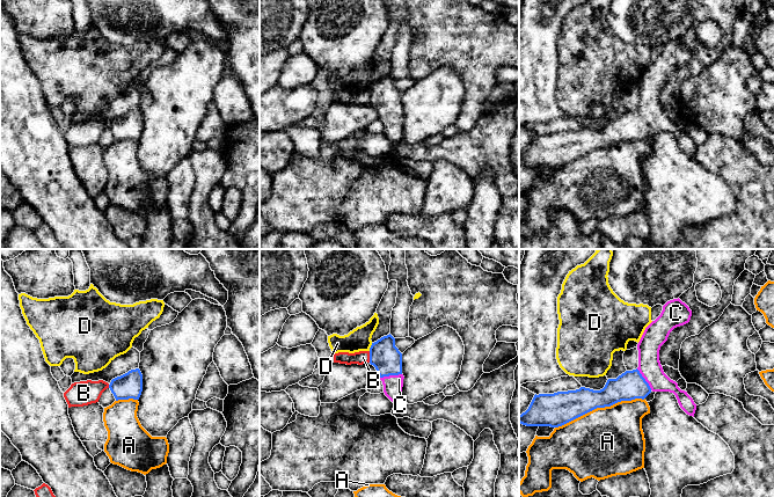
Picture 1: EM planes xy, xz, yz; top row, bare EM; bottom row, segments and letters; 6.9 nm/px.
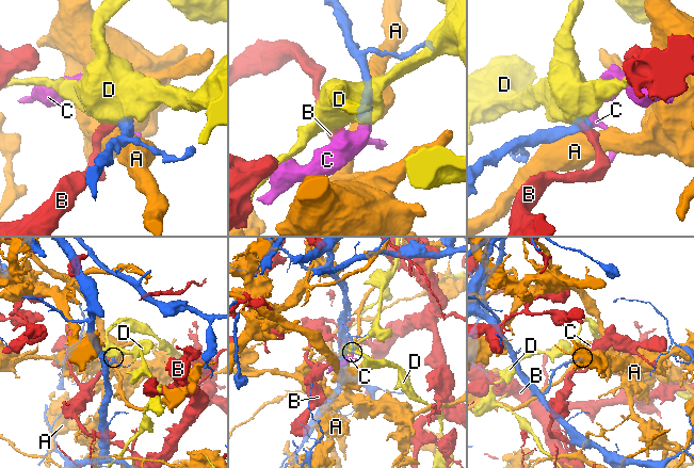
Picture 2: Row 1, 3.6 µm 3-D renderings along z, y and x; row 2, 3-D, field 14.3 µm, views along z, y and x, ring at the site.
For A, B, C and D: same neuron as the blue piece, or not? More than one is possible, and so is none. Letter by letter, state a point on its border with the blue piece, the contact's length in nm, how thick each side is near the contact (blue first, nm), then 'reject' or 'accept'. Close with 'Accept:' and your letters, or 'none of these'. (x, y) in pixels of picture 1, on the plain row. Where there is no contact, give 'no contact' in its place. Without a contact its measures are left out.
A: yz (599, 147) | 650 nm | 220/480 nm | reject
B: xz (370, 97) | 80 nm | 200/100 nm | reject
C: xz (391, 115) | 160 nm | 200/130 nm | accept
D: xz (371, 87) | 60 nm | 200/160 nm | reject
Accept: C

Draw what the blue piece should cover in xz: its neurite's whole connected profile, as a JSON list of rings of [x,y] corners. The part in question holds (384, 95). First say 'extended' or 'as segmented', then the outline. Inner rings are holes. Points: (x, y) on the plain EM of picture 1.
extended | [[[389,74],[372,83],[370,104],[373,105],[384,125],[385,136],[396,146],[402,140],[402,94]]]

